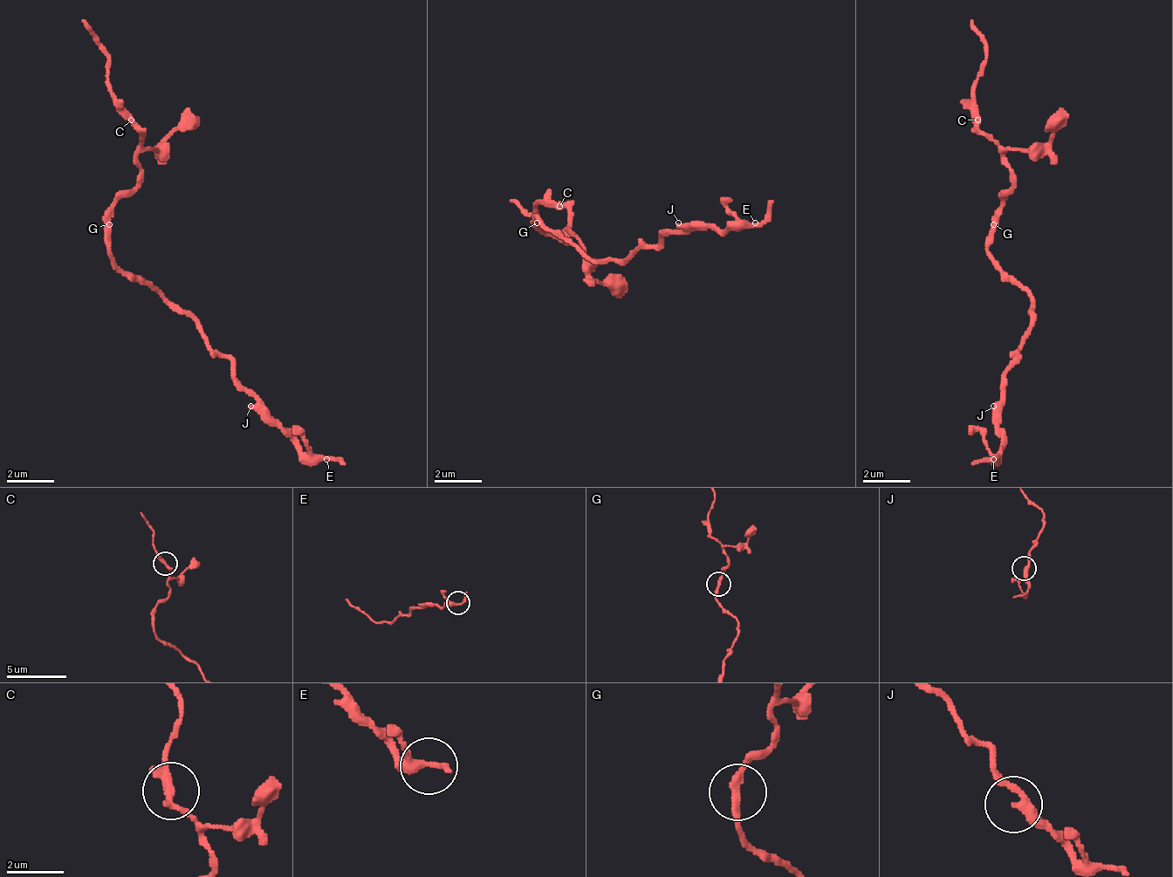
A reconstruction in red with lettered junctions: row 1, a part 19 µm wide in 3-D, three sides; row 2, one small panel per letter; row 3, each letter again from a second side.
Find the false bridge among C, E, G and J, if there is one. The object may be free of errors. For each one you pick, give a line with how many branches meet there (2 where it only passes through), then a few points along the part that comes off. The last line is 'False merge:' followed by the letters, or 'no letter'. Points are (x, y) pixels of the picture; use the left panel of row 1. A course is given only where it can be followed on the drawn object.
False merge: no letter

